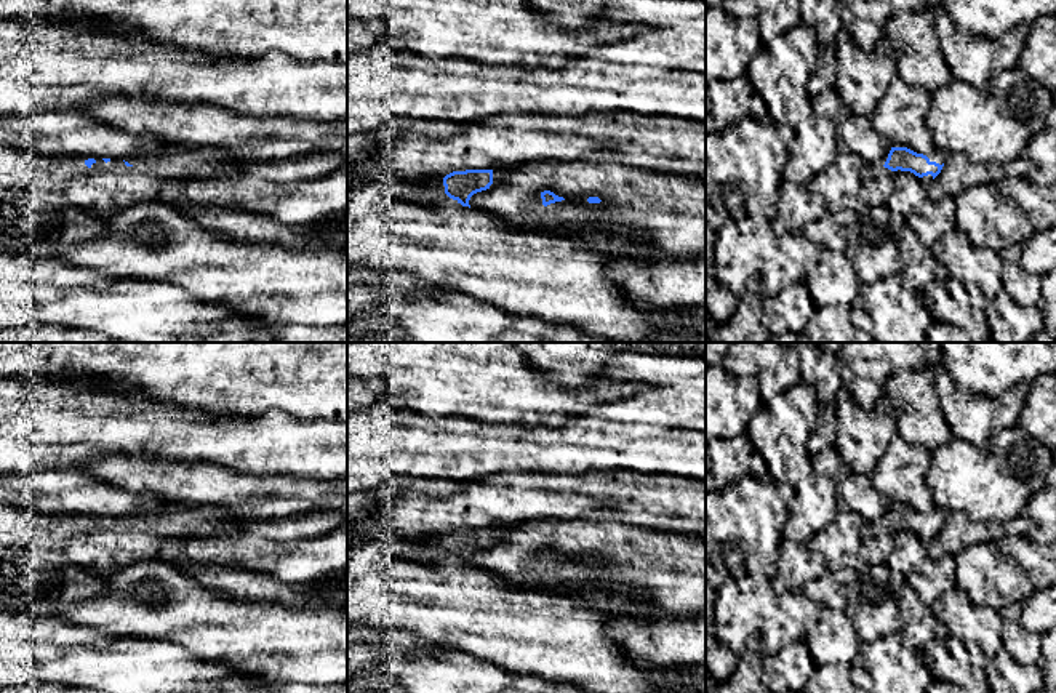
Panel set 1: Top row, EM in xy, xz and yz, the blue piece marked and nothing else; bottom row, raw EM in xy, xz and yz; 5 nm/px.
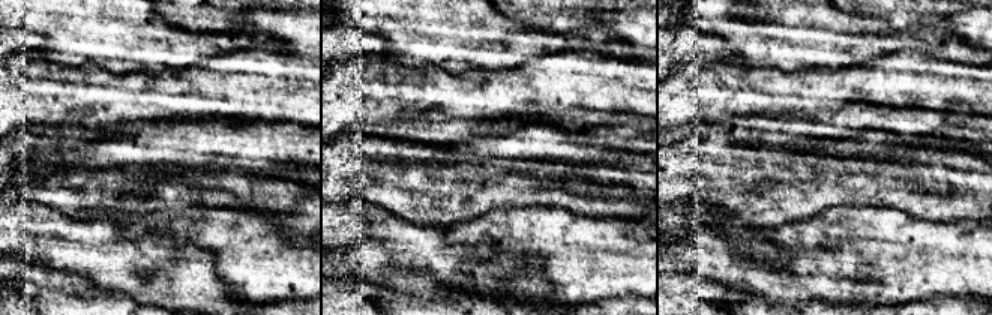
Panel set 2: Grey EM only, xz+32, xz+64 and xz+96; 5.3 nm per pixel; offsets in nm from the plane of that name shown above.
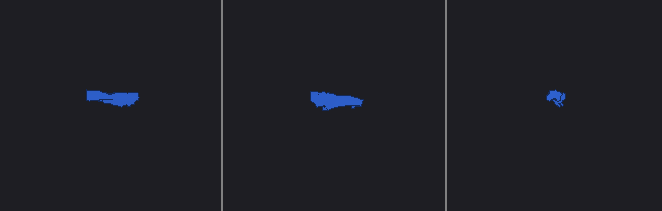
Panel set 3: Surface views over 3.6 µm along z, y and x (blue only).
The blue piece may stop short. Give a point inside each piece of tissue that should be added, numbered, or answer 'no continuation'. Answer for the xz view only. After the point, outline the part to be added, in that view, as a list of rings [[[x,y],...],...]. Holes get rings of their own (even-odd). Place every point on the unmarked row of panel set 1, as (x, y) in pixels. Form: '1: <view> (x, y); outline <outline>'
1: xz (426, 551); outline [[[432,538],[432,539],[414,539],[416,547],[410,554],[410,559],[422,562],[422,563],[432,563],[437,562],[448,554],[445,552],[443,538]]]

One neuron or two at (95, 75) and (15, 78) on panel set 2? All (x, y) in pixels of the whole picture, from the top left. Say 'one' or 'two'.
one

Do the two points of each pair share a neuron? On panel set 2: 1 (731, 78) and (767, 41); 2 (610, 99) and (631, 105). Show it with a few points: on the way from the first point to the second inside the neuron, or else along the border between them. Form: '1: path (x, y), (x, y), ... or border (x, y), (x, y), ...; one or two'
1: border (745, 63), (779, 69); two
2: path (614, 104), (626, 105); one

